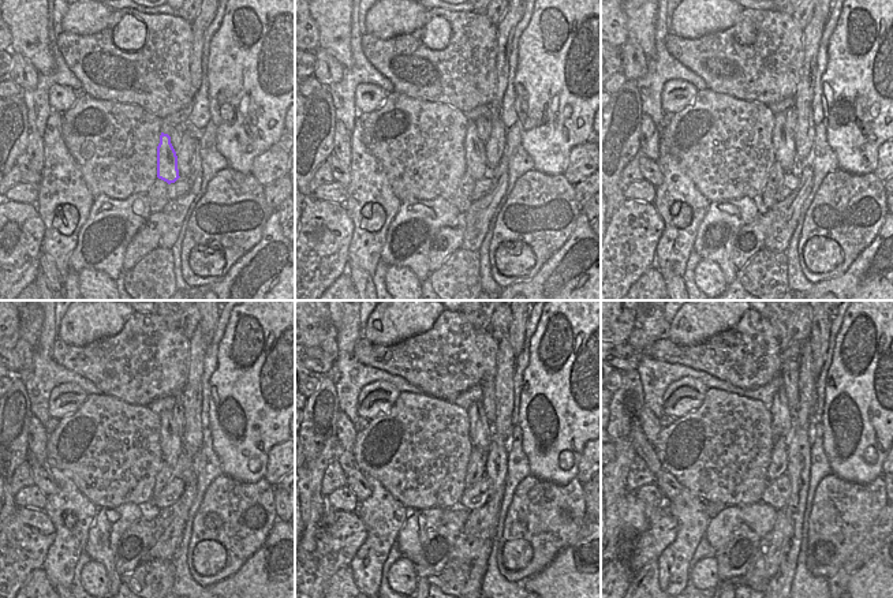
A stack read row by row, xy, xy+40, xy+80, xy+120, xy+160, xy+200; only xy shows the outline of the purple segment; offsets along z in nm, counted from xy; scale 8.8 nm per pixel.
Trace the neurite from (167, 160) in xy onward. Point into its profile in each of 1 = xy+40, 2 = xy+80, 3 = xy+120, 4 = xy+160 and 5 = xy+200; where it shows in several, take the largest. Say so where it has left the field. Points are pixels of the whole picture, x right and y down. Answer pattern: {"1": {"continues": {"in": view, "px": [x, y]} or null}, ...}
{"1": {"continues": {"in": "xy+40", "px": [477, 167]}}, "2": {"continues": {"in": "xy+80", "px": [783, 138]}}, "3": {"continues": {"in": "xy+120", "px": [171, 441]}}, "4": {"continues": {"in": "xy+160", "px": [479, 429]}}, "5": {"continues": {"in": "xy+200", "px": [783, 422]}}}

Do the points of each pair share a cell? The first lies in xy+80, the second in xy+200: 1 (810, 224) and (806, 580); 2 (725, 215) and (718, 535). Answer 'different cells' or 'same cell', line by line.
1: different cells
2: same cell

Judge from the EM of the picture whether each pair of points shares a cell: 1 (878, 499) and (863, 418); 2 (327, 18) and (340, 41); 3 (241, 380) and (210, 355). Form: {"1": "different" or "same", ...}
{"1": "different", "2": "same", "3": "different"}

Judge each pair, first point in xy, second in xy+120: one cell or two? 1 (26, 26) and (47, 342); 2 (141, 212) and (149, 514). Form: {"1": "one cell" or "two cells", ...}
{"1": "two cells", "2": "two cells"}

